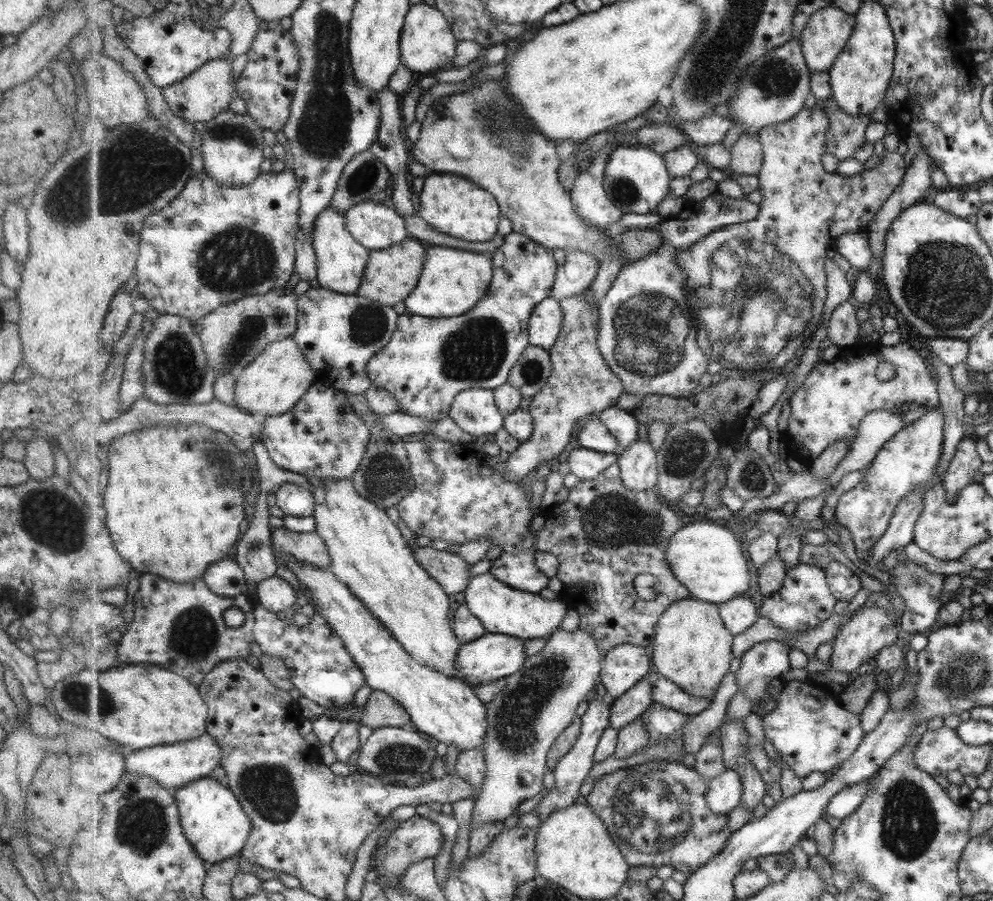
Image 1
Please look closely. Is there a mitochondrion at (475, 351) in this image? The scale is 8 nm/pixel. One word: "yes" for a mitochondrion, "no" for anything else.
yes

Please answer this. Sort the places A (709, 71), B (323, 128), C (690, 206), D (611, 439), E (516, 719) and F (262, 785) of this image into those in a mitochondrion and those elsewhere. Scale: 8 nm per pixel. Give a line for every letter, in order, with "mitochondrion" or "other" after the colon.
A: mitochondrion
B: mitochondrion
C: other
D: other
E: mitochondrion
F: mitochondrion

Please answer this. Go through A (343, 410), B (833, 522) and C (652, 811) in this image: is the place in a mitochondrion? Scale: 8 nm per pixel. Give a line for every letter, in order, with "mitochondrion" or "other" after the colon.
A: other
B: other
C: mitochondrion

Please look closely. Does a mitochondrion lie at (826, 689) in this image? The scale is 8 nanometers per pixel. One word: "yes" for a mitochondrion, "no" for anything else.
no

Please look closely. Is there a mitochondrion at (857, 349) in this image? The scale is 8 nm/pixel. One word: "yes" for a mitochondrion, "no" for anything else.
no

